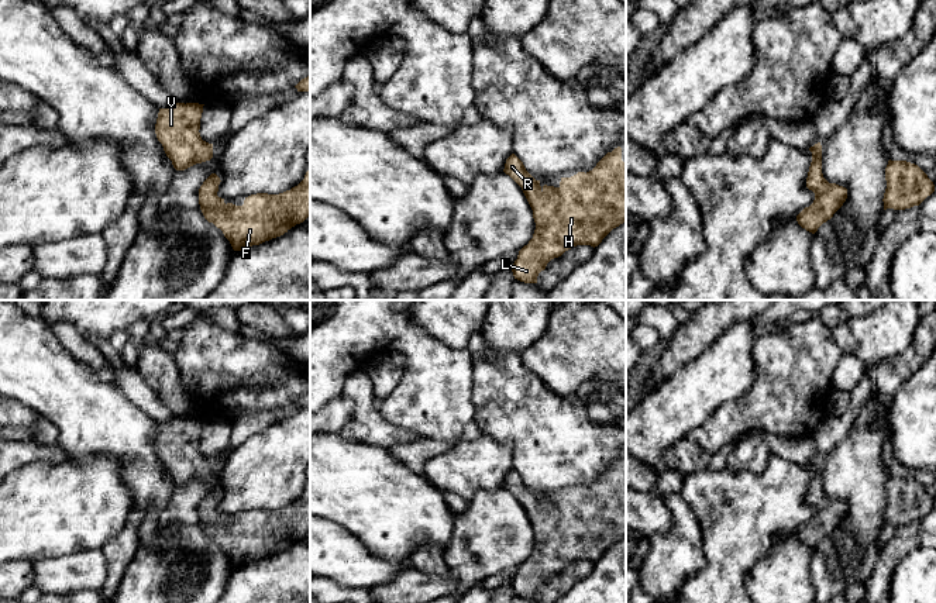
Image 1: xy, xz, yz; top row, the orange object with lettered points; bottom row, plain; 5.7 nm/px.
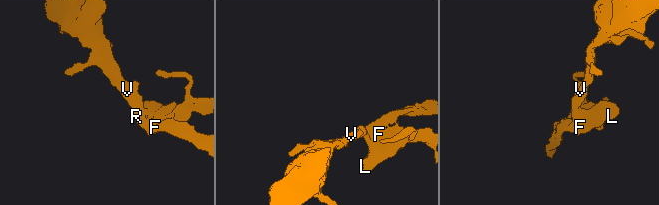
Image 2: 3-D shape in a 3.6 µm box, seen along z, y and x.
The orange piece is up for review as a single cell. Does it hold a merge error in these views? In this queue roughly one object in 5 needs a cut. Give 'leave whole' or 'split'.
leave whole

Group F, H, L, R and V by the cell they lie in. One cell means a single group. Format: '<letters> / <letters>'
F H L R V

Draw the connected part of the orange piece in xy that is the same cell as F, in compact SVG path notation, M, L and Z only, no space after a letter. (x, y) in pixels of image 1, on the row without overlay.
M310 485L304 495L279 510L257 509L242 521L217 511L220 493L211 489L199 504L204 534L220 544L234 566L281 552L310 533Z

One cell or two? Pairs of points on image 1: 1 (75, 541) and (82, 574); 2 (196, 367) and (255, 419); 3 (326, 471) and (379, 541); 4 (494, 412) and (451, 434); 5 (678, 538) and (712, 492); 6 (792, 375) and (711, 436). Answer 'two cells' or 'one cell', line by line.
1: two cells
2: two cells
3: one cell
4: two cells
5: two cells
6: one cell

